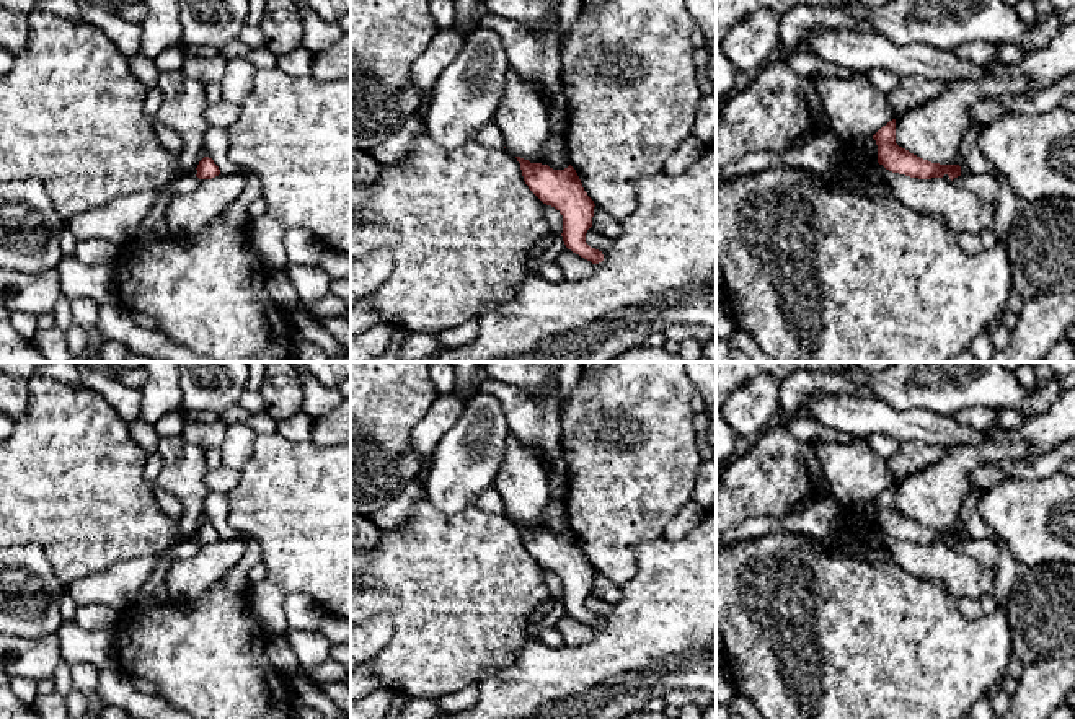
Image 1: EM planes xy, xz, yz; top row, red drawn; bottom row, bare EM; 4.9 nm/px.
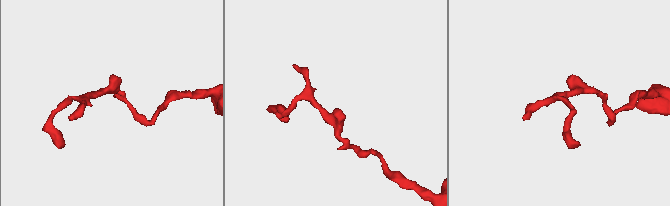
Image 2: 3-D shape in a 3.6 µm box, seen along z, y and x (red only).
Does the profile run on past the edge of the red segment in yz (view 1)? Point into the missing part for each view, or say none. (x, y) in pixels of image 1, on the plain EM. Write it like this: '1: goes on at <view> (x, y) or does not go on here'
1: does not go on here

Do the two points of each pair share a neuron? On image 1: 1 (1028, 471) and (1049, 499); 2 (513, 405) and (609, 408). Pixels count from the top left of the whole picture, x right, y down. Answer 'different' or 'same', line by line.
1: different
2: different

